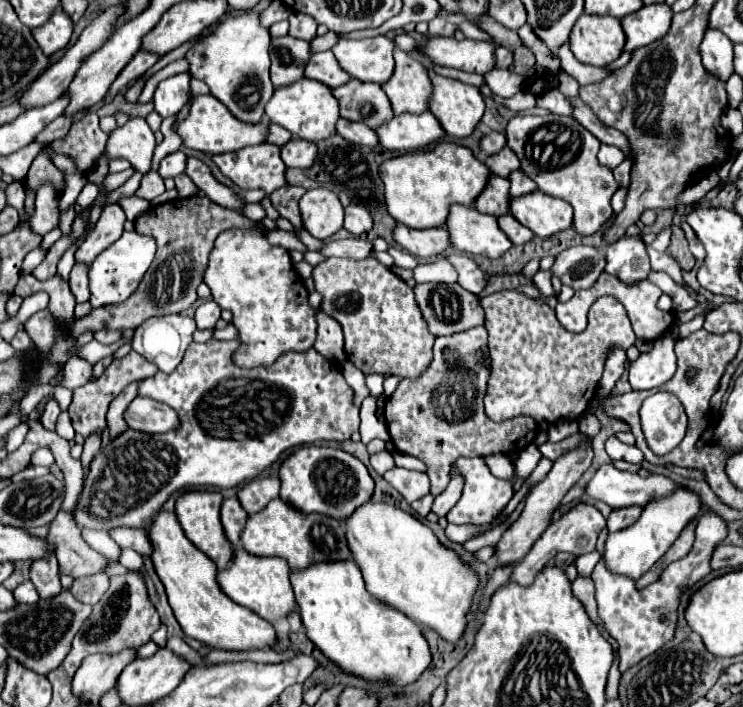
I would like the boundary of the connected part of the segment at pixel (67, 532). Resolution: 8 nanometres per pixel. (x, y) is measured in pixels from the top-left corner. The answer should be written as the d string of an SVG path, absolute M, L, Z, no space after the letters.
M60 509L52 525L48 525L46 537L48 541L52 541L52 545L56 545L56 557L62 575L78 579L84 575L100 573L108 565L108 561L102 555L98 555L86 545L72 515L64 513L64 509Z

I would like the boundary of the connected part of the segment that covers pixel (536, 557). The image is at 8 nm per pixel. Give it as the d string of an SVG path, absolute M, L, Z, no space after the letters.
M578 503L578 505L574 505L574 507L572 507L570 511L566 511L558 521L552 521L552 523L550 523L550 527L542 533L542 537L532 545L530 553L514 567L510 579L516 581L516 583L520 583L520 585L528 585L528 583L532 583L534 575L536 575L558 551L568 551L568 553L572 553L574 557L580 557L580 555L584 555L584 553L594 551L594 547L596 547L596 537L598 537L598 533L600 533L604 527L606 527L606 517L600 513L598 507L588 505L588 503Z

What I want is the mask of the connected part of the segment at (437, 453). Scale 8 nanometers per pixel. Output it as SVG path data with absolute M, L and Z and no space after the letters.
M474 327L448 337L436 337L434 361L420 379L402 379L384 405L384 421L398 451L418 457L428 465L430 493L438 495L448 485L452 461L458 457L486 457L490 453L518 453L528 447L538 425L530 417L514 417L506 423L492 423L484 415L482 397L488 381L486 329Z

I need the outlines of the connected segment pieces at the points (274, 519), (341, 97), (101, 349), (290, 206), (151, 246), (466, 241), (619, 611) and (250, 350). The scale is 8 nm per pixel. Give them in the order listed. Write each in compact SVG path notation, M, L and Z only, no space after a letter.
M280 497L272 499L260 513L248 517L248 523L242 531L242 545L250 555L256 557L284 557L292 571L304 569L304 565L312 563L346 561L352 557L344 525L340 521L318 513L302 513L284 503Z
M350 79L332 93L340 103L340 115L348 121L362 121L370 129L378 129L394 117L388 95L378 83Z
M120 339L112 345L102 345L102 343L88 343L88 345L84 345L82 349L78 349L78 355L80 355L80 357L84 357L86 361L90 361L90 363L96 363L98 359L112 355L112 353L114 353L118 347L121 347L125 344L130 344L131 342L132 339Z
M294 185L280 187L270 195L272 205L280 213L280 217L288 219L296 229L302 229L302 217L298 211L298 201L302 195L304 195L304 187L294 187Z
M124 231L118 241L114 241L96 261L90 265L90 303L92 307L102 307L110 303L126 301L138 287L142 275L150 267L156 253L154 237L138 235L136 231Z
M452 205L446 227L450 231L452 245L464 255L498 259L512 247L512 241L502 233L498 219L478 213L474 207Z
M706 513L698 521L696 527L696 541L692 551L680 559L670 563L658 581L644 589L636 589L634 581L628 577L612 575L604 569L600 561L592 571L592 581L596 585L596 601L598 601L598 615L602 617L608 633L616 639L620 651L620 671L626 671L630 665L638 663L640 659L648 657L656 649L660 649L666 641L672 639L676 629L676 607L678 597L684 587L692 587L698 579L710 573L708 561L714 547L726 537L726 521L716 513Z
M230 229L218 235L210 261L204 273L204 283L212 291L212 299L234 313L232 323L238 327L238 339L242 347L236 351L234 361L242 367L270 365L274 359L286 351L306 351L316 339L316 309L308 305L308 291L304 289L300 275L294 271L294 263L286 249L272 247L260 231L238 231Z

